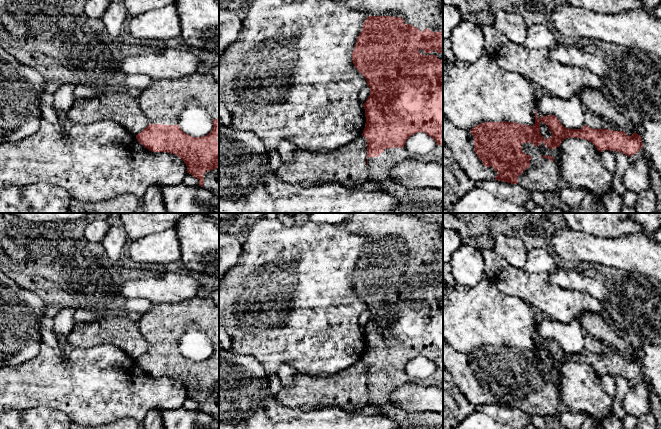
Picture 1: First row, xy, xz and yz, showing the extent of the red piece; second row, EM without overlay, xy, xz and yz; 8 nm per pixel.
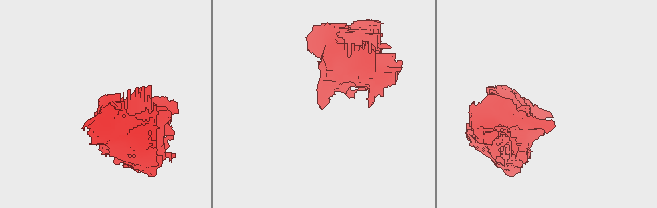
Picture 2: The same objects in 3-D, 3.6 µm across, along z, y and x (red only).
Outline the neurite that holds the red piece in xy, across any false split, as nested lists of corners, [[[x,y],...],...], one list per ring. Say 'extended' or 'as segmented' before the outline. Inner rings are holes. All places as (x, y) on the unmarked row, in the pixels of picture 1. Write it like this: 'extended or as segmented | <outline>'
extended | [[[207,295],[179,303],[160,303],[153,306],[138,322],[138,328],[147,340],[149,349],[136,359],[136,363],[152,376],[173,377],[187,390],[187,397],[199,404],[199,410],[219,421],[219,309]],[[195,324],[213,343],[213,352],[208,359],[192,361],[182,355],[178,346],[185,329]]]

